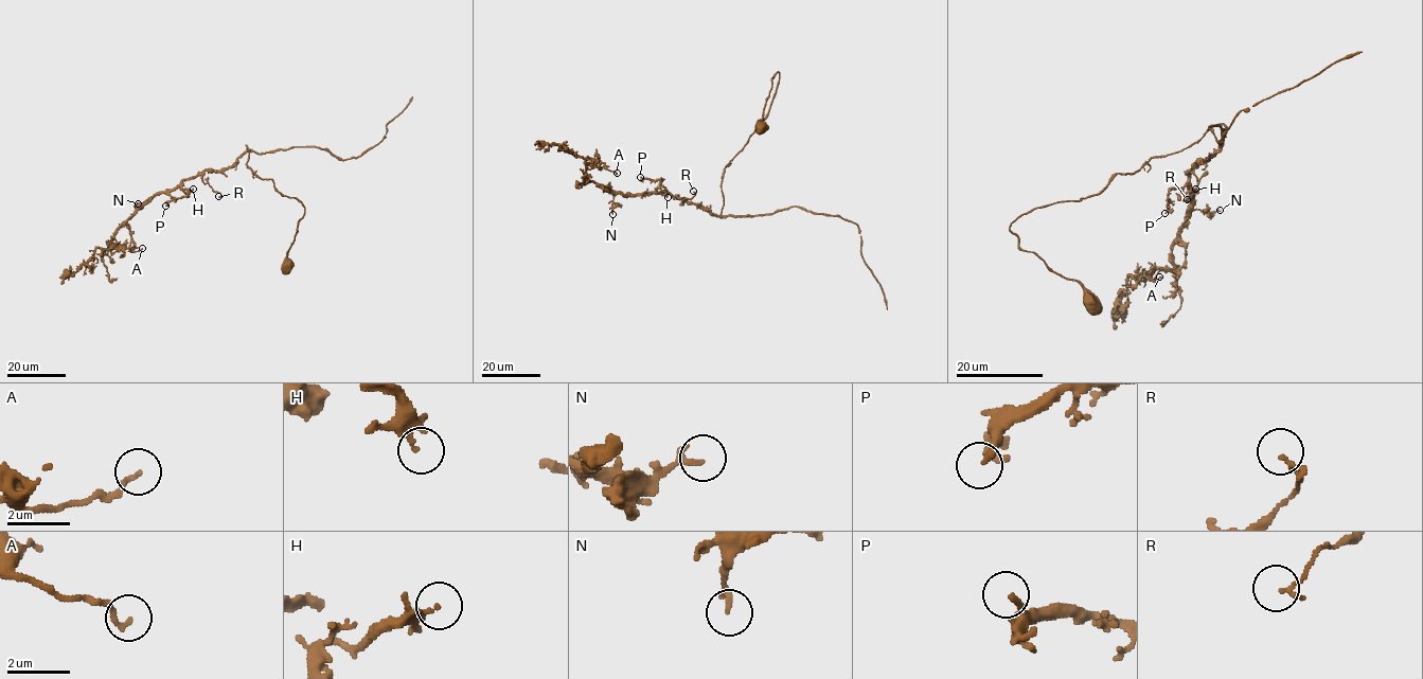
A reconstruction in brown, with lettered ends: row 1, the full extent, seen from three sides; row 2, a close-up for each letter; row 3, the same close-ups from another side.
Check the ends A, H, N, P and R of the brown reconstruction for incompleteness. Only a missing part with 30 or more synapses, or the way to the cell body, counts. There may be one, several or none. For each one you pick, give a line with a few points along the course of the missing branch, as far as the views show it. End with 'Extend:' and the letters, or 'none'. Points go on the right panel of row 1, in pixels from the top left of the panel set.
Extend: none

